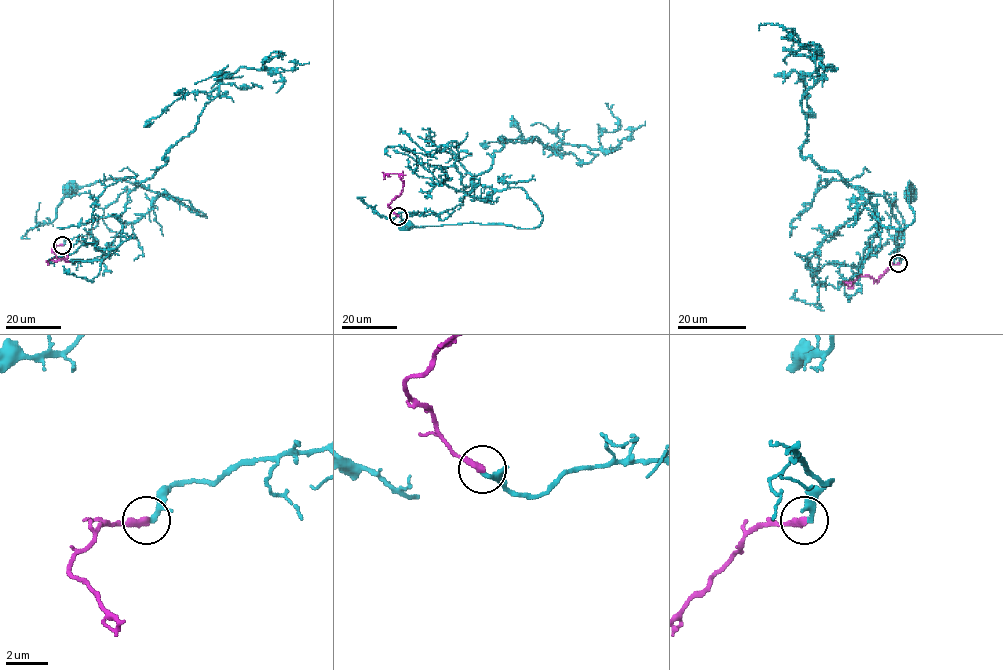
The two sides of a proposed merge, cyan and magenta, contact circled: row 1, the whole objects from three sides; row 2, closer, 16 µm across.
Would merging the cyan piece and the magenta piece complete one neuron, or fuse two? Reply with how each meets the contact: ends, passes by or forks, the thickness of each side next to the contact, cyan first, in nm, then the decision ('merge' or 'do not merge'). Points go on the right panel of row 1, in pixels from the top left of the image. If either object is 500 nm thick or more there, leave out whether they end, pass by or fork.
cyan ends; magenta ends; calibres 240 and 360 nm; merge

